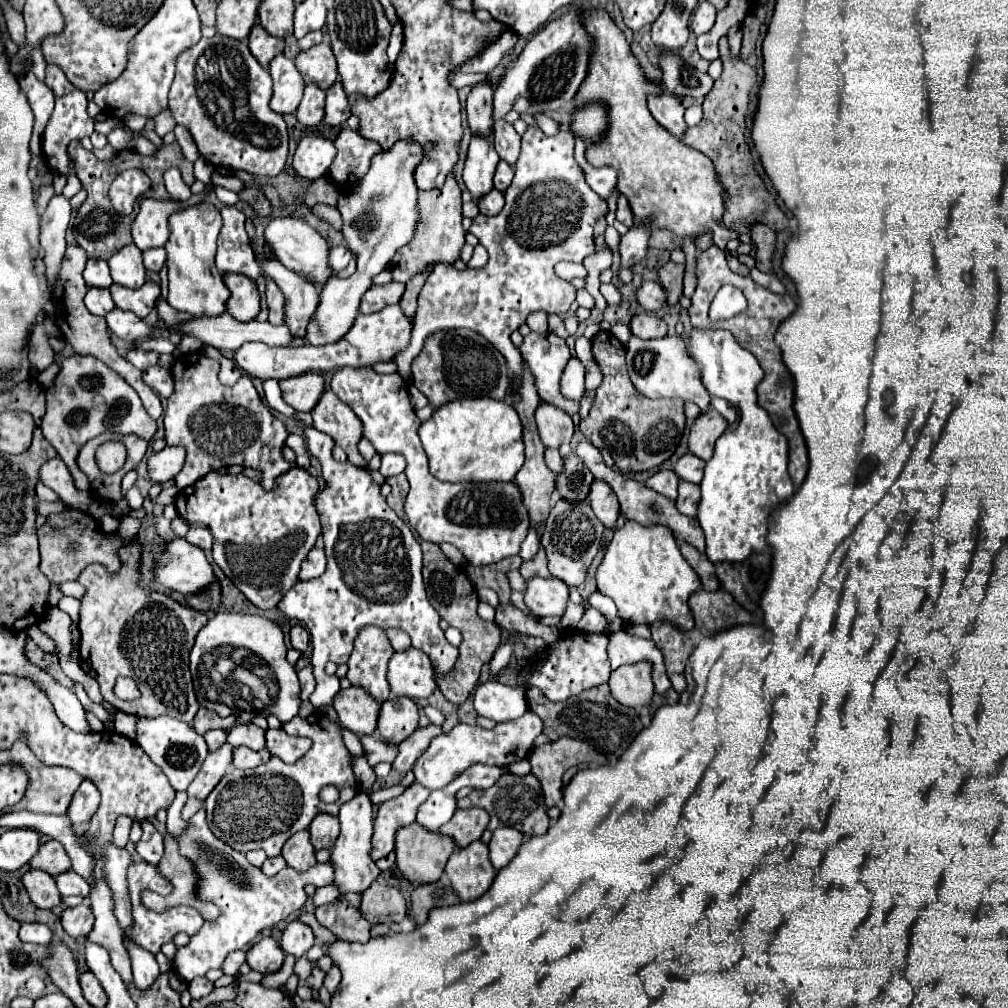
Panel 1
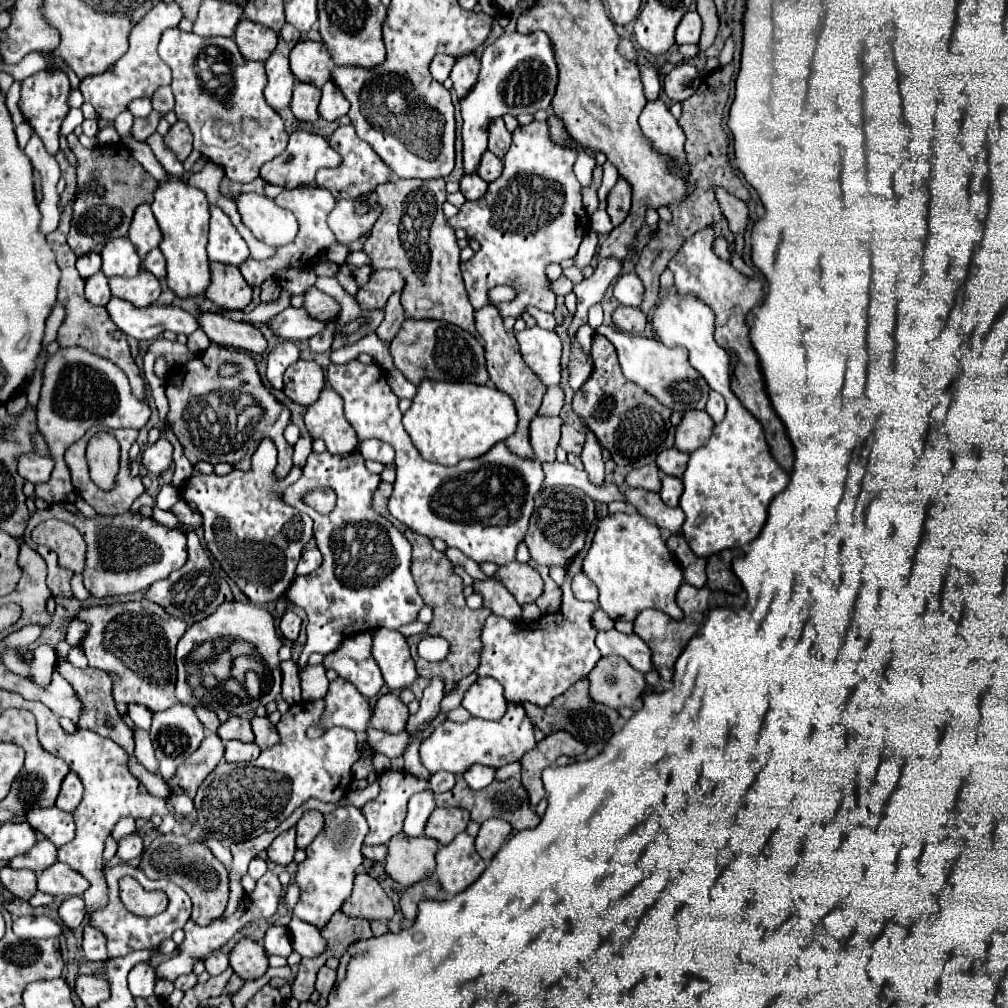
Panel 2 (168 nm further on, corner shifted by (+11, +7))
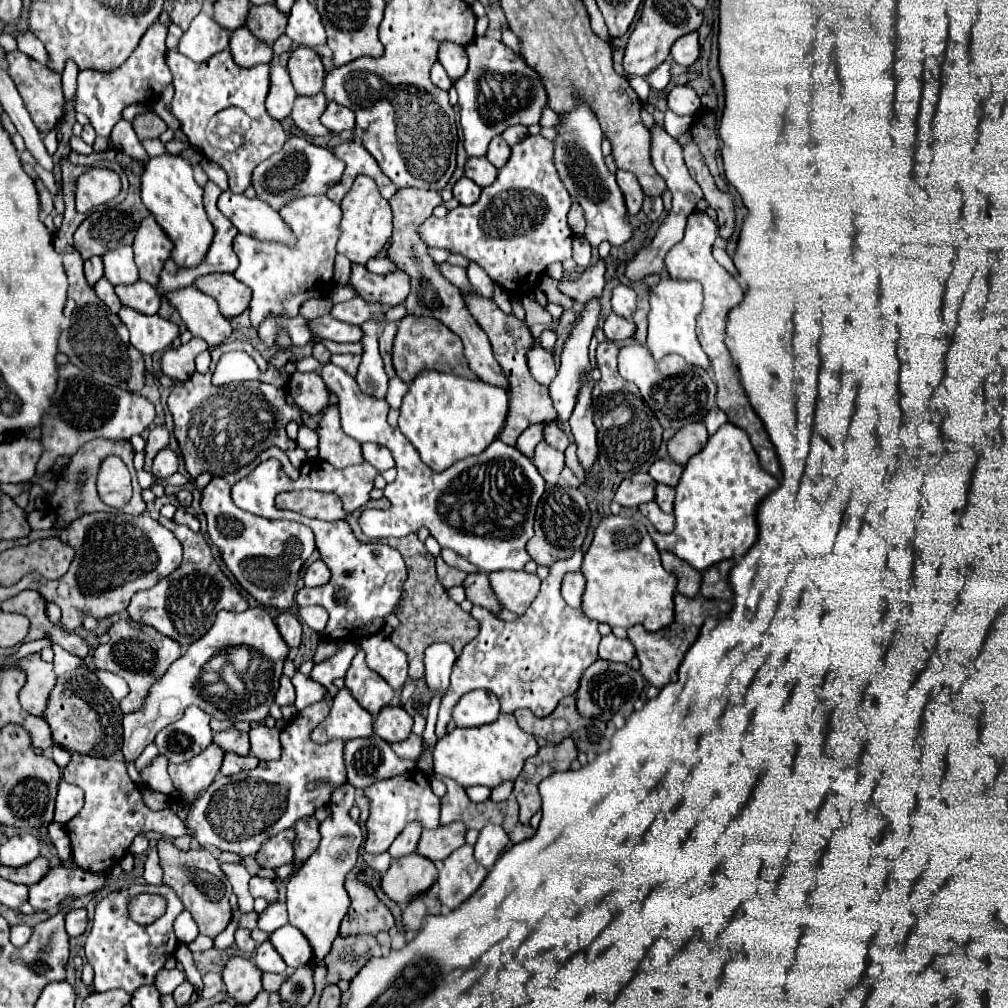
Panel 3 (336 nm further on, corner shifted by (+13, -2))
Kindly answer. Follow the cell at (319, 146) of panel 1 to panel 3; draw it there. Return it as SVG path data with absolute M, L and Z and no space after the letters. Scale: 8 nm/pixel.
M289 137L283 149L269 159L261 161L253 171L253 187L257 191L257 199L269 203L275 211L281 205L289 203L293 197L303 195L323 195L329 187L341 181L345 163L339 161L331 151L313 145L305 137Z

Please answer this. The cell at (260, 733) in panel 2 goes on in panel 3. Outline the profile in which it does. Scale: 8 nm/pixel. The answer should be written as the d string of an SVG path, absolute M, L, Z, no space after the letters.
M263 723L251 725L249 737L251 737L251 753L257 759L277 759L281 755L279 729L277 727L269 729Z

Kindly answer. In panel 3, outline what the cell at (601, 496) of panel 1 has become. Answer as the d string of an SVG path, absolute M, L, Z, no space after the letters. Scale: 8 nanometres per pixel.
M587 379L587 385L581 389L579 397L577 397L577 405L573 415L569 417L569 425L571 425L571 433L575 437L575 445L577 445L577 457L581 467L585 469L585 473L593 471L593 465L597 461L597 437L595 437L595 425L593 425L593 409L591 409L591 387L593 381Z

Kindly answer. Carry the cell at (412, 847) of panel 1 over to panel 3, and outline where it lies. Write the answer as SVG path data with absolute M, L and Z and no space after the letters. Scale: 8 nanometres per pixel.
M411 853L411 855L405 855L401 859L395 859L391 863L389 871L381 879L381 887L387 893L387 897L393 899L395 903L409 903L413 897L425 893L435 883L435 879L437 879L437 867L435 867L435 863L431 859L425 859L419 853Z

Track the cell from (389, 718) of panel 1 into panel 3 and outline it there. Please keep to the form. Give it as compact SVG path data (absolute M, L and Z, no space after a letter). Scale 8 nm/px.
M383 707L379 711L379 717L375 719L375 733L387 741L387 743L395 743L395 741L403 741L405 737L409 737L413 727L413 717L403 709L403 707Z

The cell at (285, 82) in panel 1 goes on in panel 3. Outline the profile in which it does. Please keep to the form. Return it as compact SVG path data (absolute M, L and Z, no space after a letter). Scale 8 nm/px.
M271 65L271 85L269 85L269 95L267 95L267 113L281 121L291 113L293 101L297 93L291 85L289 71L281 65Z

